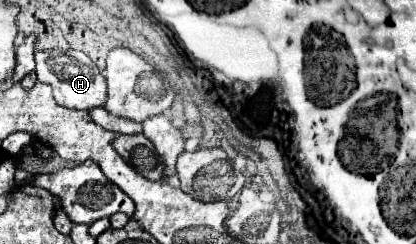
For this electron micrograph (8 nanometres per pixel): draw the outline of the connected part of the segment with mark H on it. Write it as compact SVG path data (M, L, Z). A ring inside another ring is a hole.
M51 49L51 51L37 51L35 53L35 73L39 75L41 83L53 85L53 97L59 105L77 111L91 111L95 107L103 107L107 99L107 83L97 65L81 51L73 49Z

